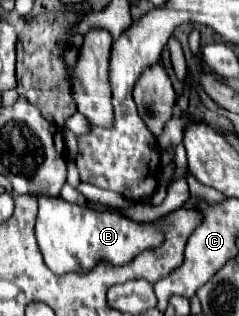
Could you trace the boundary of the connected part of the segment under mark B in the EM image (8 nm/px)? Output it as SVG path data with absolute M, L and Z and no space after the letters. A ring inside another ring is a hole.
M39 197L35 237L47 267L57 275L87 271L99 259L107 259L113 265L123 265L137 253L157 247L163 241L161 231L149 223L135 223L107 211L93 211L91 207L81 207L77 203L63 201L61 197Z

